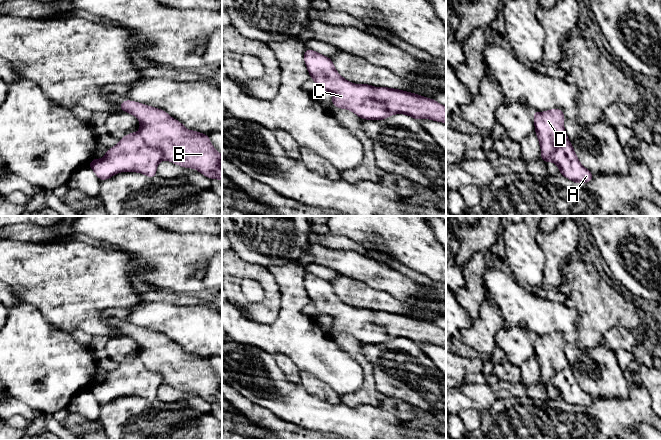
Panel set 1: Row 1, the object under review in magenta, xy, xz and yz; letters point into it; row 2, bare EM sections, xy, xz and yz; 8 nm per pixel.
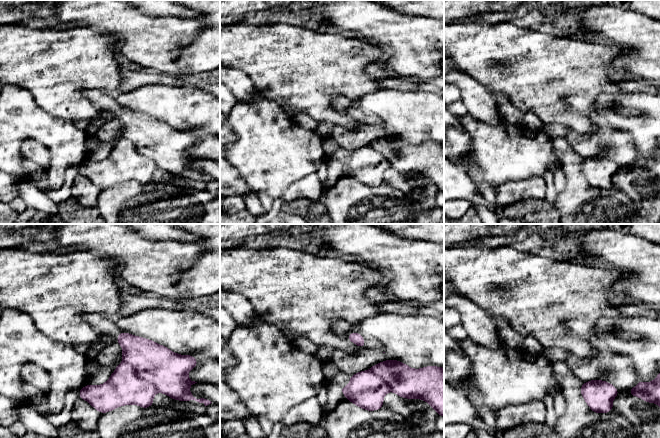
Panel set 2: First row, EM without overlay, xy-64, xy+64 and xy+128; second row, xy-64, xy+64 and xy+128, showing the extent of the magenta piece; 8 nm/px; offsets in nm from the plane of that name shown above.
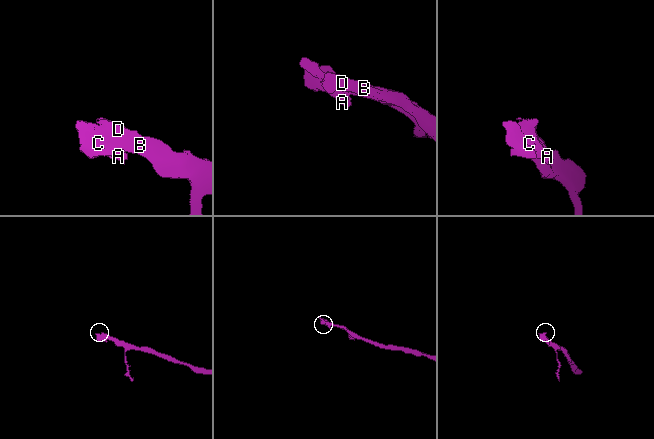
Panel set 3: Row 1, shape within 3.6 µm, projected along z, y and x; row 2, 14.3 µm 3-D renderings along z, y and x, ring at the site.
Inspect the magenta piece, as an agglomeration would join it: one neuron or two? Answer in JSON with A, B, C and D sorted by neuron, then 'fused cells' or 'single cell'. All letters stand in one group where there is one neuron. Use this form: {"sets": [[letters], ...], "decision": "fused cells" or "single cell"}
{"sets": [["A", "C"], ["B", "D"]], "decision": "fused cells"}

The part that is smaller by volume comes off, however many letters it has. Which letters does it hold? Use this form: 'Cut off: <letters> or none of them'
Cut off: A, C

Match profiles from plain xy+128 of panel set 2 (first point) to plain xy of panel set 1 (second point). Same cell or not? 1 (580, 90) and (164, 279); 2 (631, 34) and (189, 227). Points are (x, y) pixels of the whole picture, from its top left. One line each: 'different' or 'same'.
1: different
2: different

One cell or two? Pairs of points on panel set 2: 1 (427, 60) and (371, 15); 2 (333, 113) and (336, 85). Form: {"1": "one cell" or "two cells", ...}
{"1": "one cell", "2": "one cell"}

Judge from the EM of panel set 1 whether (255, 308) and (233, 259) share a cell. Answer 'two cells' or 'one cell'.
one cell

